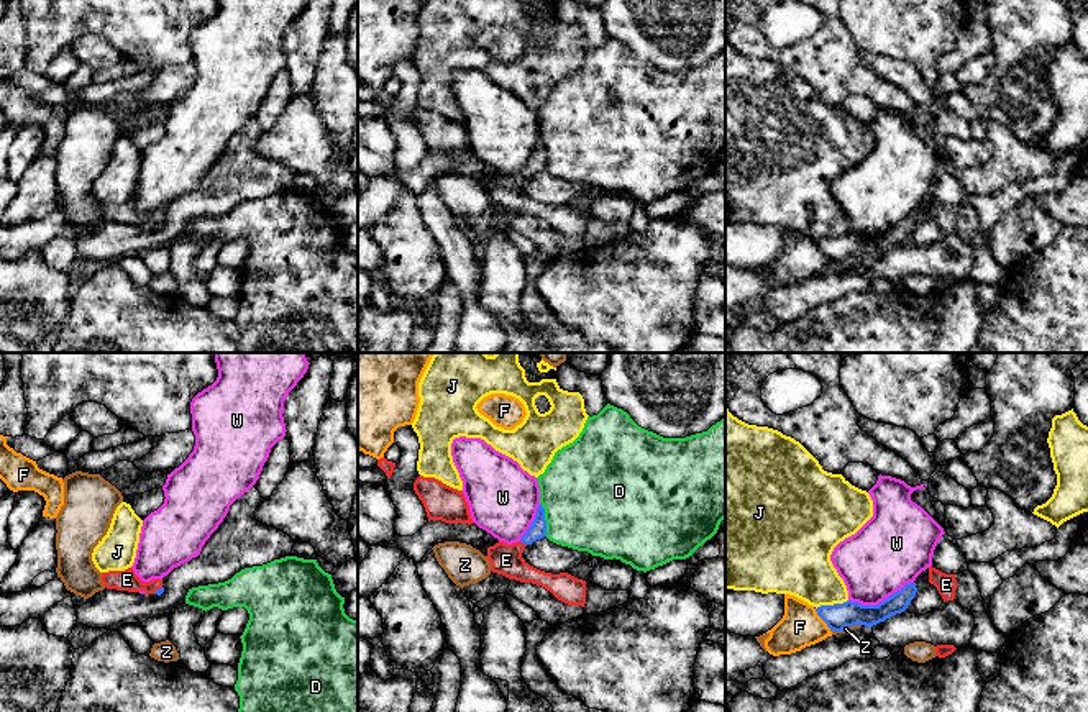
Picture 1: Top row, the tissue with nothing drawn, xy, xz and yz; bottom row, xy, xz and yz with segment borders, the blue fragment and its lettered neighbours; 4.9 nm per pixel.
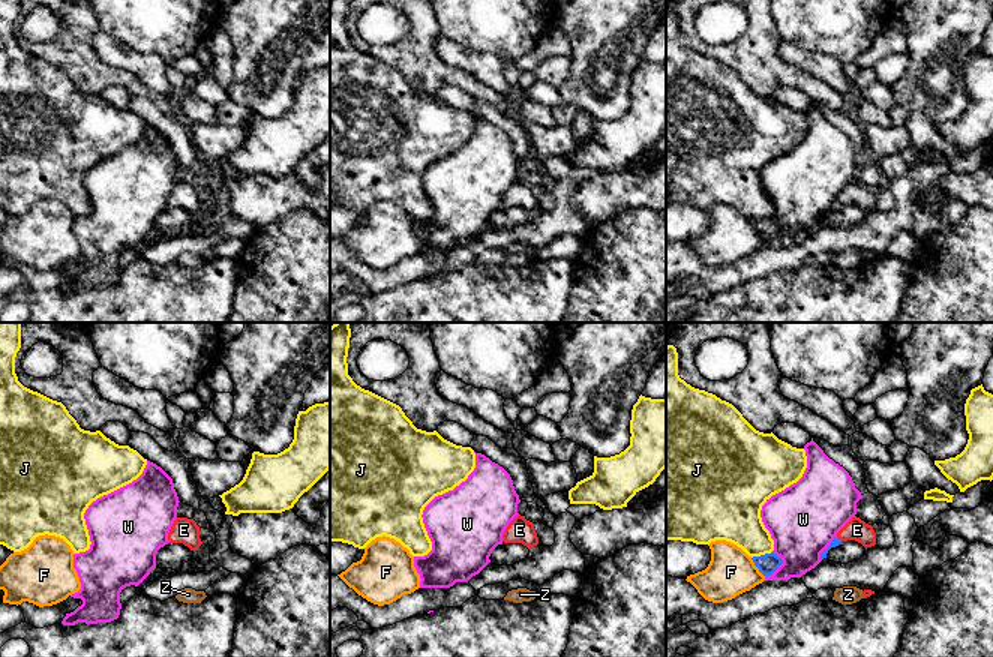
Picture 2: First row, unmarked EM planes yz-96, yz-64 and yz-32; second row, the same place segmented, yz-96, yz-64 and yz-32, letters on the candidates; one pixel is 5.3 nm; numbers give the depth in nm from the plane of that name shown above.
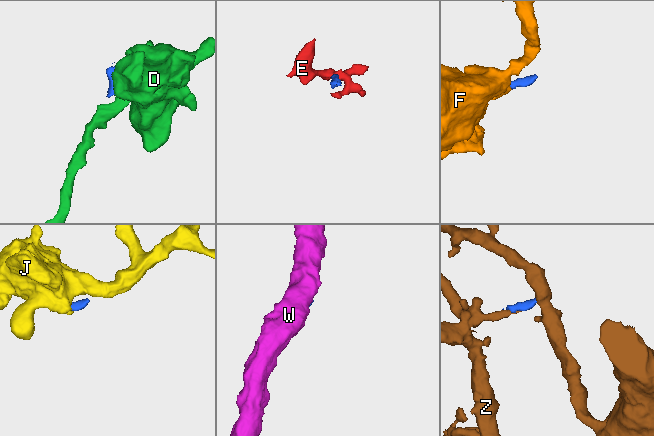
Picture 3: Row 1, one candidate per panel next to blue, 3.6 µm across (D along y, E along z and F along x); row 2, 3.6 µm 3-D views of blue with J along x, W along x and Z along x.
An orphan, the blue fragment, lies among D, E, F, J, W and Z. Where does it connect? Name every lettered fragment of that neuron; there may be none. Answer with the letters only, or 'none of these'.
E

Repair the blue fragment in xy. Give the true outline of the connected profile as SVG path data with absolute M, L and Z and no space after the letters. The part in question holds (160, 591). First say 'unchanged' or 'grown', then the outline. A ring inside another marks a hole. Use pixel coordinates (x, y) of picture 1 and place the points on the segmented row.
grown; M128 568L125 571L108 571L102 573L102 582L107 589L117 591L128 591L128 592L139 592L144 591L146 594L158 594L164 592L162 579L153 579L149 582L143 582L133 571Z

